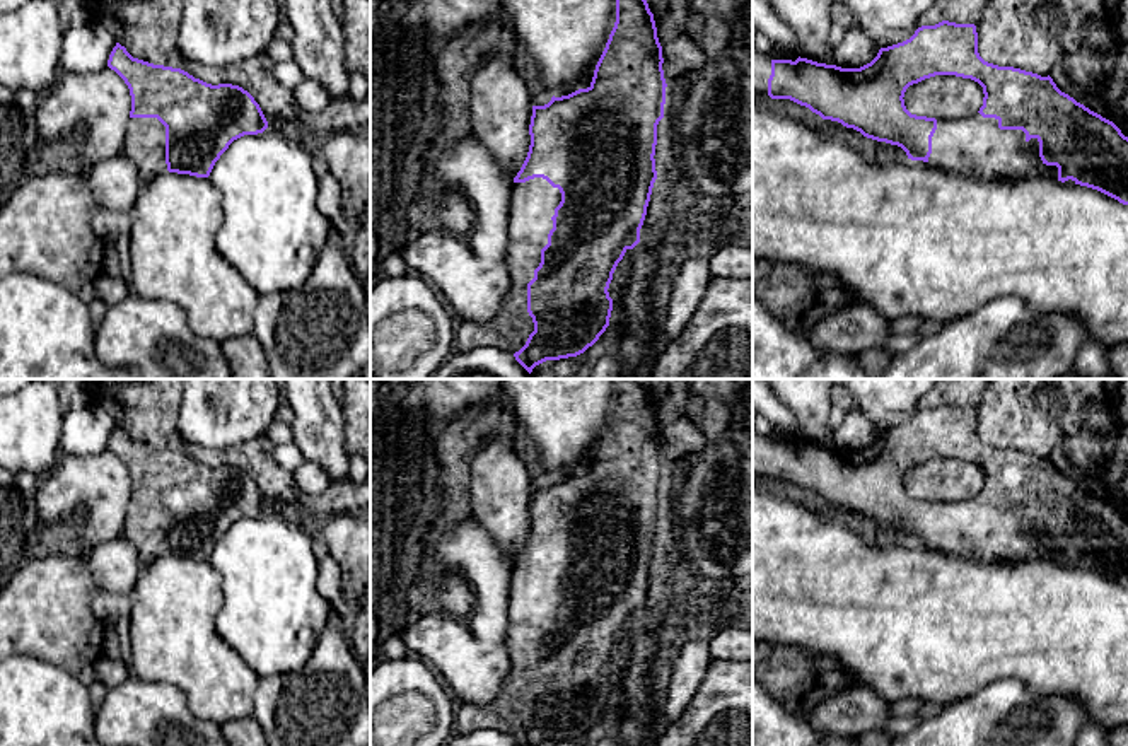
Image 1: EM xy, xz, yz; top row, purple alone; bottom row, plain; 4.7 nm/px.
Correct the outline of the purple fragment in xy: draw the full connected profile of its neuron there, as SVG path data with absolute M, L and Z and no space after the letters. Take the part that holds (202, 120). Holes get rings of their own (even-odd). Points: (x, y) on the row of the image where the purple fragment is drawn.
M119 43L113 48L108 67L130 89L131 111L121 154L135 162L142 184L167 171L208 178L234 140L268 128L259 104L239 85L212 85L181 68L133 58Z

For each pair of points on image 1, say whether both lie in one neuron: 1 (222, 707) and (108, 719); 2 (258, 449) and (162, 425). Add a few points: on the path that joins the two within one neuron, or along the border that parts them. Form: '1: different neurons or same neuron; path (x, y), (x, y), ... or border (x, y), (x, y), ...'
1: different neurons; border (159, 683), (176, 687), (195, 716), (219, 724)
2: same neuron; path (234, 456), (209, 456), (186, 448)

